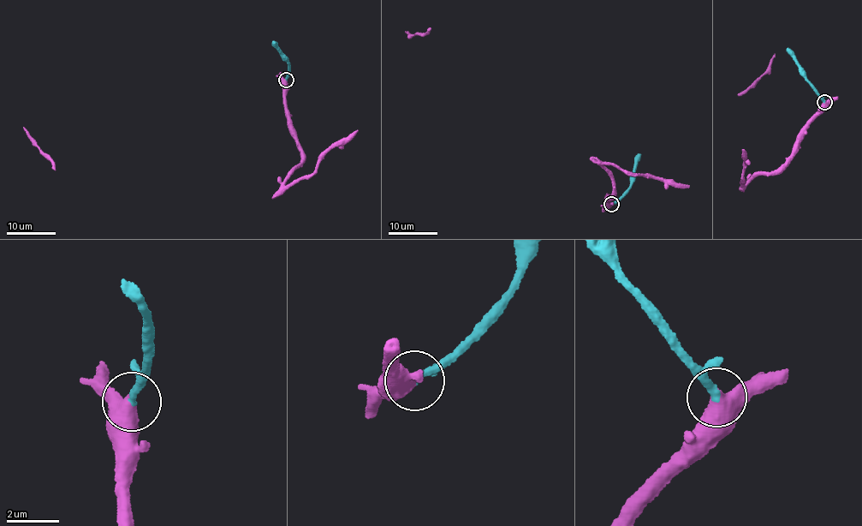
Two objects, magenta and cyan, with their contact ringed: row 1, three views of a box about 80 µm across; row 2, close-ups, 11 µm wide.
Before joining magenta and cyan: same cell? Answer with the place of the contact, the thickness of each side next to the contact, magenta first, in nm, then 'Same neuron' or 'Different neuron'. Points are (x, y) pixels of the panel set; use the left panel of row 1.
Place: (286, 80). Thickness 650 nm (magenta) against 260 nm. Different neuron

